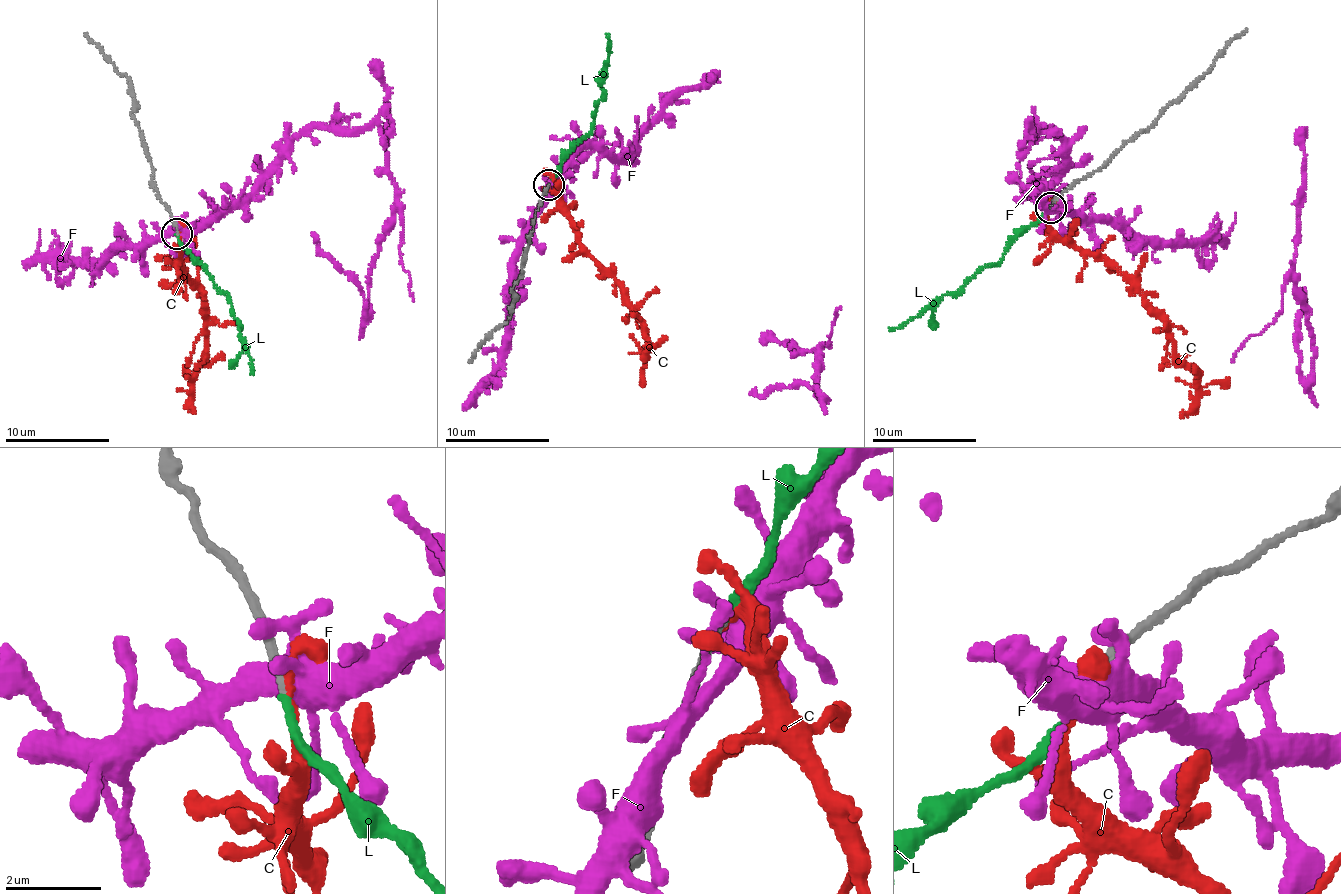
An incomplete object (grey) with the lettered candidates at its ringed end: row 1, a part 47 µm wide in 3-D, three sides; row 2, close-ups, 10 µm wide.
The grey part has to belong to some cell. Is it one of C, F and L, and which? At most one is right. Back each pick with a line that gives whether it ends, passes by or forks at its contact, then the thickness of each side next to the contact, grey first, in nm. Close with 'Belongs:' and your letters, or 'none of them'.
L: It ends there. Thickness 140 nm (grey) against 160 nm
Belongs: L

